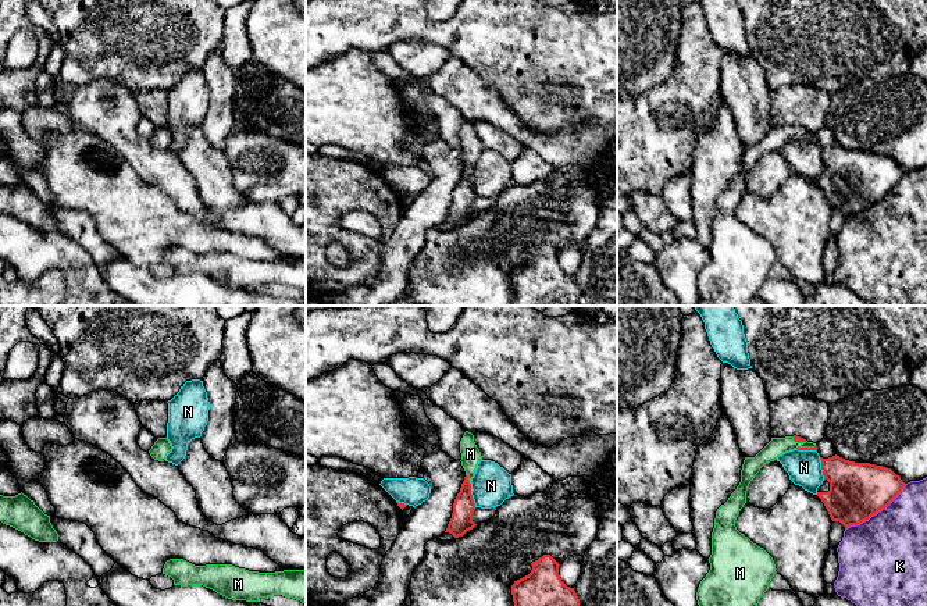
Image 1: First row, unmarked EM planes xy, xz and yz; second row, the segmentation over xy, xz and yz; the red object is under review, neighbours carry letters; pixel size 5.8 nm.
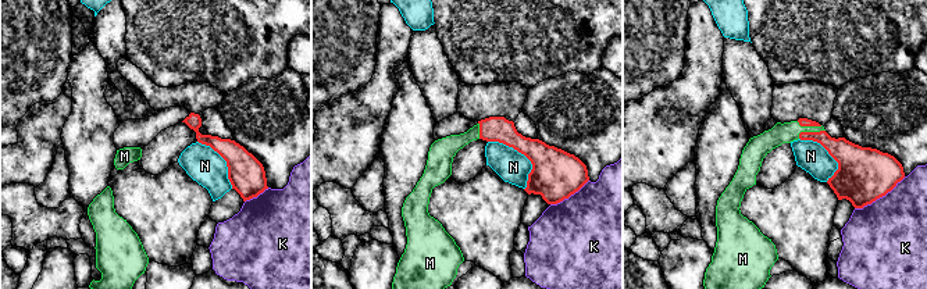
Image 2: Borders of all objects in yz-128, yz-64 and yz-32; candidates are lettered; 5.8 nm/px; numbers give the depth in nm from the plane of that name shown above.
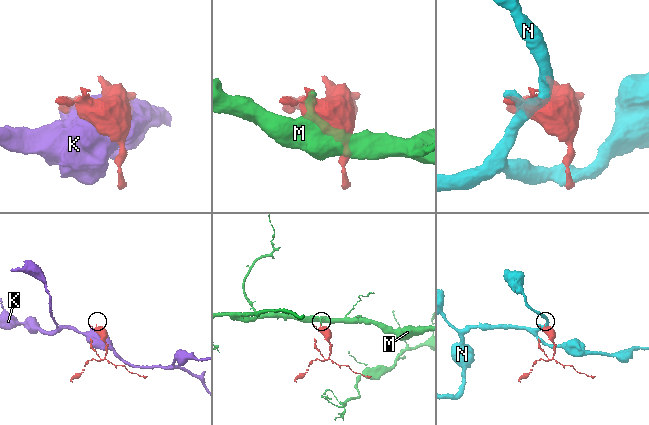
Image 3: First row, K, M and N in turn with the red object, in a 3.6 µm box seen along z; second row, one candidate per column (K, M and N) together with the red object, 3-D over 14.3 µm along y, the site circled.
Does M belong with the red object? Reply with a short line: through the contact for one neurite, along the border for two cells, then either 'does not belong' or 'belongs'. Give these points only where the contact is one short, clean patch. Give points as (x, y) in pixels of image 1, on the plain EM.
line xz (463, 196), (467, 167), (470, 142); belongs

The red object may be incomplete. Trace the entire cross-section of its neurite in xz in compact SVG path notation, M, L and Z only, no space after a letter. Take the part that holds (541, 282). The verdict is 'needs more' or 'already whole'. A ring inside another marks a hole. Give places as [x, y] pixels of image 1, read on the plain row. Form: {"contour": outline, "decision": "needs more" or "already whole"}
{"contour": "M543 243L531 252L528 264L514 270L513 306L578 306L580 288L559 264L559 252Z", "decision": "already whole"}

